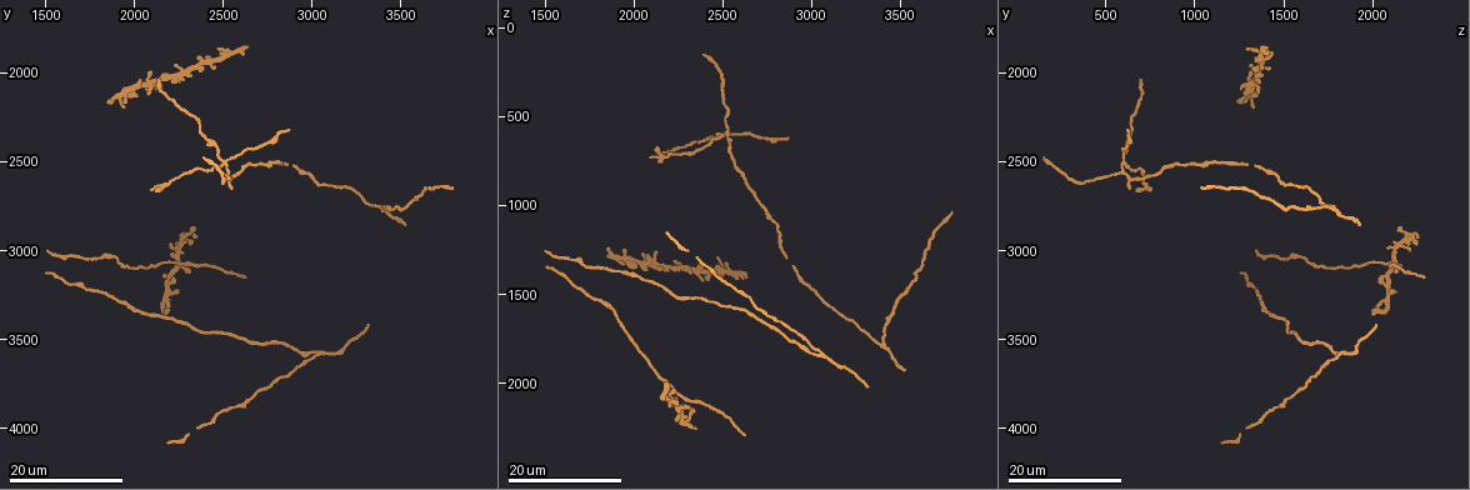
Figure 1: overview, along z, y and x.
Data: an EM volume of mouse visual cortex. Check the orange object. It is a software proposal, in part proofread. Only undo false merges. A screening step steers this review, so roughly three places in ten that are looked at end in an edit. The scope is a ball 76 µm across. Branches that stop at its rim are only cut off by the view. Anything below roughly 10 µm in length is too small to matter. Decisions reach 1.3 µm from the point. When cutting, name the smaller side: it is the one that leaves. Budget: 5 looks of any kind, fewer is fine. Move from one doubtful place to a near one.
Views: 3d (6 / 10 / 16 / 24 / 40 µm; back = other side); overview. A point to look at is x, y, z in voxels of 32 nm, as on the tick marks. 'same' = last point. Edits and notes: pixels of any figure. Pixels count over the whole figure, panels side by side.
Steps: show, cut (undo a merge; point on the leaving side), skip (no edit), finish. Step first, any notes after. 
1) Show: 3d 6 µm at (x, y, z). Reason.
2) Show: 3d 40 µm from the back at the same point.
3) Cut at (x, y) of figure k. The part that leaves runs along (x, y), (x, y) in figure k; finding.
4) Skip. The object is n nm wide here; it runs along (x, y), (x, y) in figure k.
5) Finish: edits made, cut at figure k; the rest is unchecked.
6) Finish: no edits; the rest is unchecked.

Show: 3d 16 µm at (2300, 3080, 2100). Three-way junction.

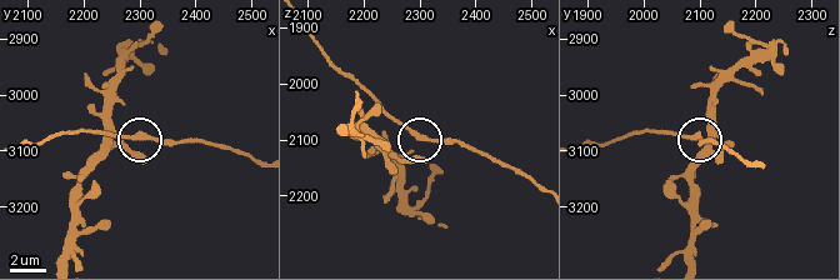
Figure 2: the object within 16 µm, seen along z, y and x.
Show: 3d 6 µm at (2300, 3070, 2090).

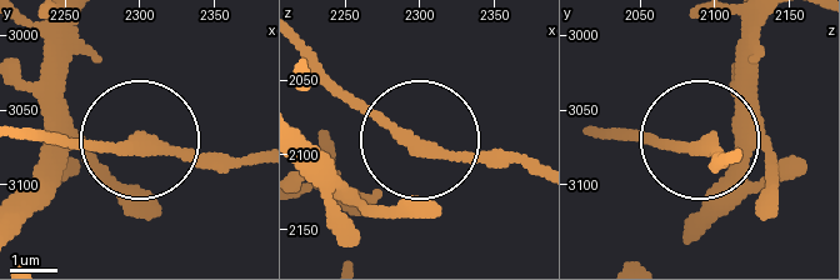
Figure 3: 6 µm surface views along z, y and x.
Show: 3d 6 µm from the back at (2300, 3072, 2096). From behind.

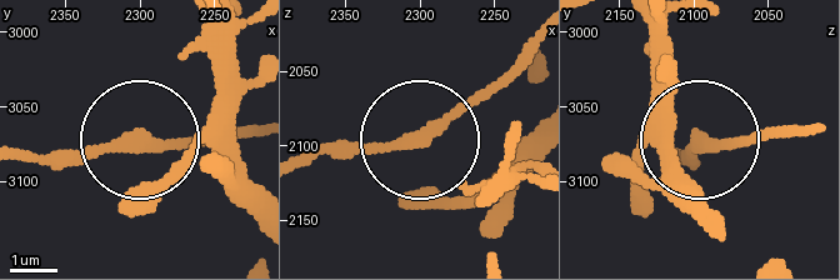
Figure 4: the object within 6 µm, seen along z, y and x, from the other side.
Skip. The object is 210 nm wide here; it runs along (810, 125), (710, 136), (611, 169) in figure 4; all the same cell.

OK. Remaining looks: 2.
Show: 3d 24 µm at (3420, 2760, 1780). Branch point.

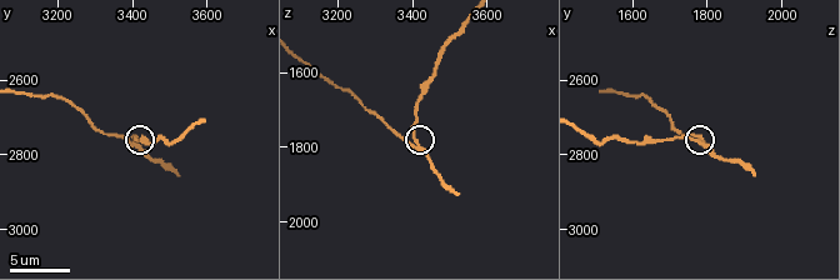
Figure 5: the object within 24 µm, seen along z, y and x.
Show: 3d 6 µm at (3400, 2770, 1780).

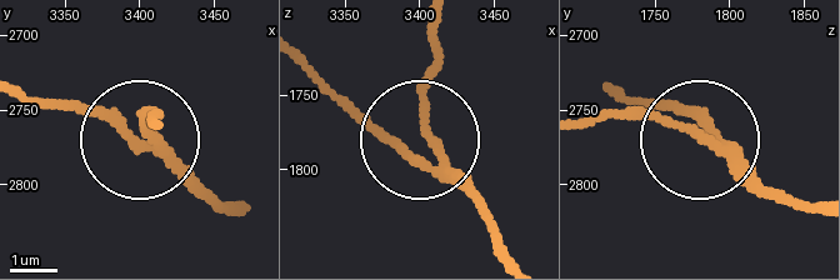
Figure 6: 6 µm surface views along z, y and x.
Skip. It runs along (619, 90), (663, 98), (699, 125), (619, 110), (583, 118) in figure 6; continuous, no second cell.

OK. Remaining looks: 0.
Finish: no edits; the rest is unchecked.

